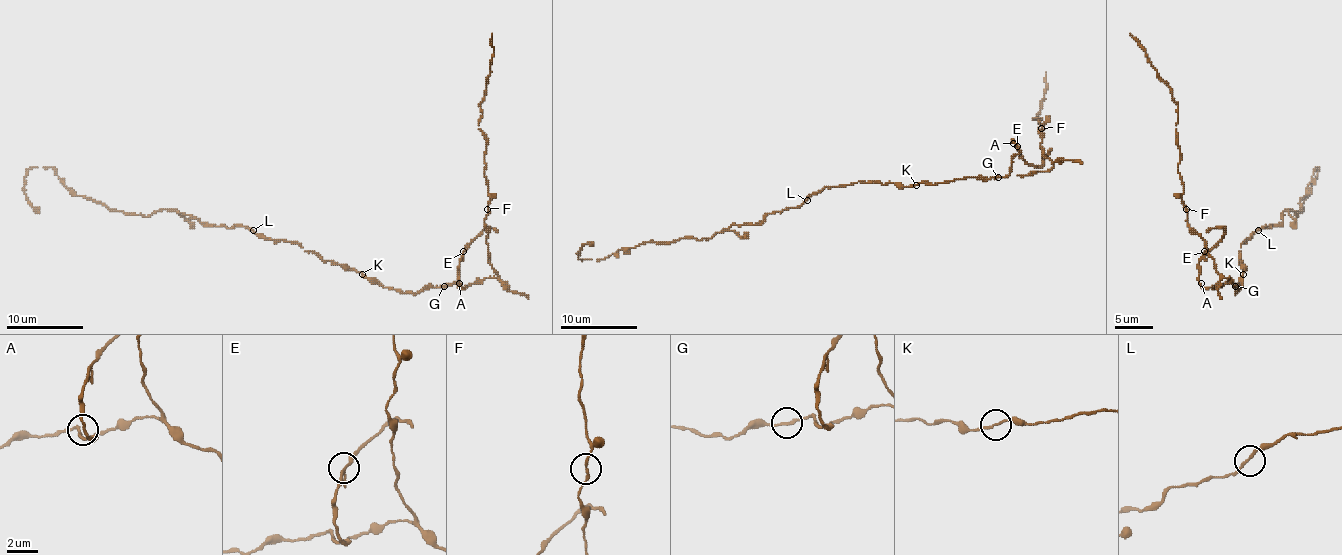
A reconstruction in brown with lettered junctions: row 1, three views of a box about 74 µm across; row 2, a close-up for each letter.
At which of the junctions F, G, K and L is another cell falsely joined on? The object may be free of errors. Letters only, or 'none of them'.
G

